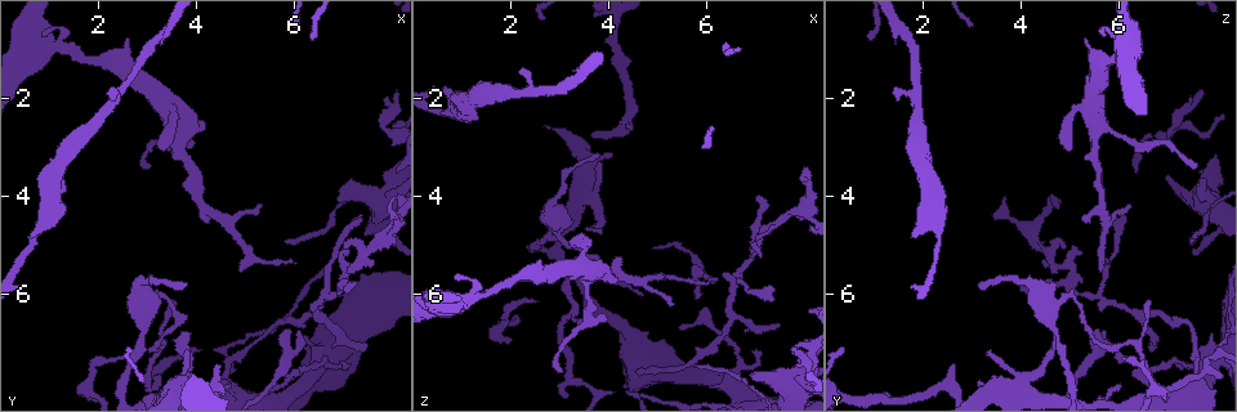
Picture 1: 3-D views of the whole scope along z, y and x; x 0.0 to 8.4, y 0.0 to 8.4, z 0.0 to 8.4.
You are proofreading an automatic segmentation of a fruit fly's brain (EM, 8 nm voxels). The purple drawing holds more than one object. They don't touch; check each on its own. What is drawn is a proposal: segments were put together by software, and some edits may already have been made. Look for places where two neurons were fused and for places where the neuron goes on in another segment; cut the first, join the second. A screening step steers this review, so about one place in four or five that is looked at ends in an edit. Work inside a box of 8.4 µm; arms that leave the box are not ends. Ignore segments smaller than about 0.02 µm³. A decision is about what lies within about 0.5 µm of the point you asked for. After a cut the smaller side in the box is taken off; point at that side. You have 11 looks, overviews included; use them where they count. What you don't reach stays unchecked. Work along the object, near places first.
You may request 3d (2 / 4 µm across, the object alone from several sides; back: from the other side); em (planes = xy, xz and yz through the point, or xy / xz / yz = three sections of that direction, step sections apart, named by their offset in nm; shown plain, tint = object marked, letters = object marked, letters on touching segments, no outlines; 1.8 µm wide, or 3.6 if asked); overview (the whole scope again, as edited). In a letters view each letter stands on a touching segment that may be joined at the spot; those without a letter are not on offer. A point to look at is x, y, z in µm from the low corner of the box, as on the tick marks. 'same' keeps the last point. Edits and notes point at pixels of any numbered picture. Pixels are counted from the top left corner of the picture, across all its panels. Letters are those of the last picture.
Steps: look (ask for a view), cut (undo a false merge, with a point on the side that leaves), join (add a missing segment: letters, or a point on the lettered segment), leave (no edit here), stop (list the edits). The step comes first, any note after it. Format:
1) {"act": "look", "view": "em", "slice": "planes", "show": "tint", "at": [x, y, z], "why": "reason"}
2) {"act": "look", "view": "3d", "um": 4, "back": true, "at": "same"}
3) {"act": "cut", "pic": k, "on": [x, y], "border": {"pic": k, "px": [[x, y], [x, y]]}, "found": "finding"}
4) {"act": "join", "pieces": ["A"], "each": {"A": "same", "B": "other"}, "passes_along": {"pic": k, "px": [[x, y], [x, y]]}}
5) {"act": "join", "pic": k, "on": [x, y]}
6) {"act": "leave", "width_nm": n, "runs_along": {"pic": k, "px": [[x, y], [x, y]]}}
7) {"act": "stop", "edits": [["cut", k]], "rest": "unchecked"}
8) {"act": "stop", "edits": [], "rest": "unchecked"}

{"act": "look", "view": "em", "slice": "planes", "show": "plain", "at": [3.50, 6.10, 6.65], "why": "branch stops here"}

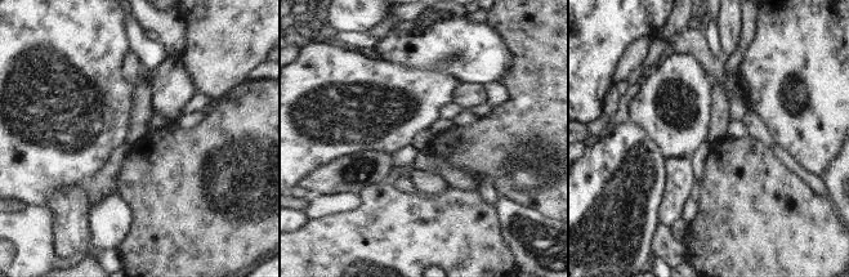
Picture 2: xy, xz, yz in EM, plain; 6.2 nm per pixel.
{"act": "look", "view": "em", "slice": "planes", "show": "letters", "at": "same"}

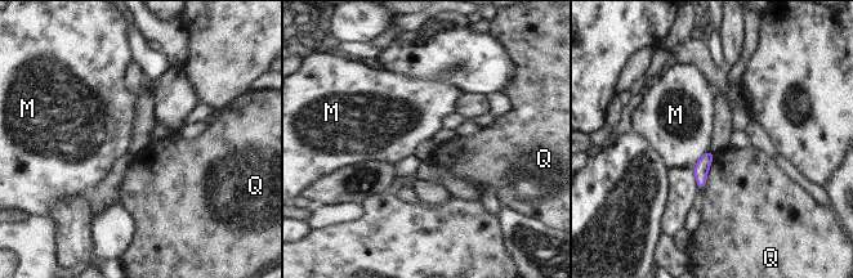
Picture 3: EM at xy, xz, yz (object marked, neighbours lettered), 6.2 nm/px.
{"act": "leave", "width_nm": 90, "each": {"M": "other", "Q": "other"}, "found": "no lettered segment goes on from it"}

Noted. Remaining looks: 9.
{"act": "look", "view": "em", "slice": "planes", "show": "letters", "at": [3.35, 3.00, 5.00], "why": "an open end"}

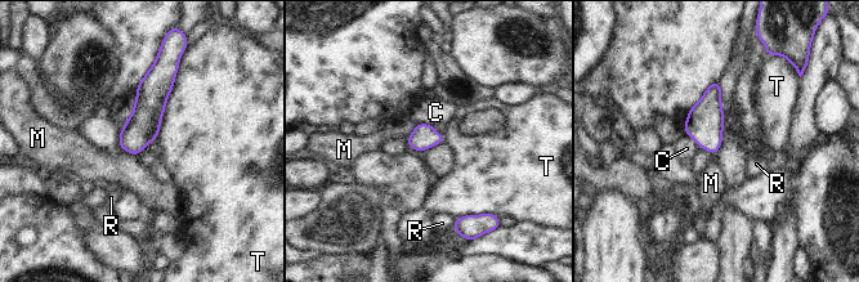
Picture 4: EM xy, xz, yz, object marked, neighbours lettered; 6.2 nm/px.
{"act": "leave", "width_nm": 160, "longest_contact_nm": ["T", 500], "each": {"C": "other", "M": "other", "R": "other", "T": "other"}, "found": "none of them fits"}

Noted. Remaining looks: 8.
{"act": "look", "view": "em", "slice": "planes", "show": "letters", "at": [0.65, 5.00, 2.30], "why": "sudden change in width"}

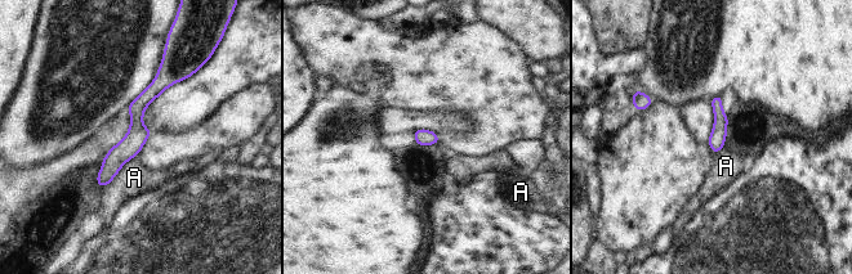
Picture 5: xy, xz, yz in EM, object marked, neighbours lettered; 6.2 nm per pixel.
{"act": "leave", "each": {"A": "other"}, "border": {"pic": 5, "px": [[138, 153], [121, 167], [105, 188]]}, "found": "all the same neuron"}

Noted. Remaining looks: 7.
{"act": "look", "view": "em", "slice": "xz", "step": 16, "show": "letters", "at": [4.75, 7.90, 6.05], "why": "an open end"}

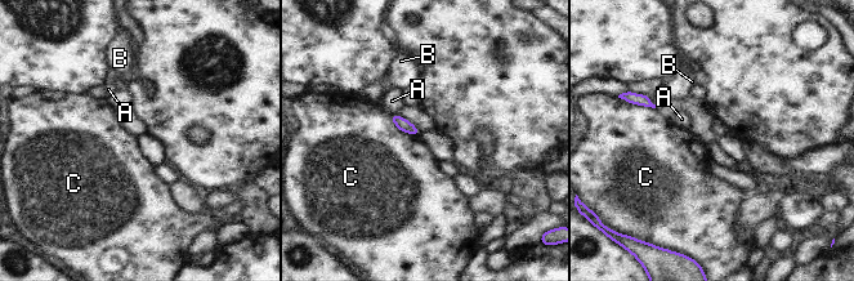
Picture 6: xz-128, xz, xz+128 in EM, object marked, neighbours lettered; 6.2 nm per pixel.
{"act": "leave", "each": {"A": "other", "B": "other", "C": "other"}, "border": {"pic": 6, "px": [[389, 115], [402, 132], [416, 137]]}, "found": "no lettered segment goes on from it"}

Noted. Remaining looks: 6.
{"act": "stop", "edits": [], "rest": "unchecked"}

